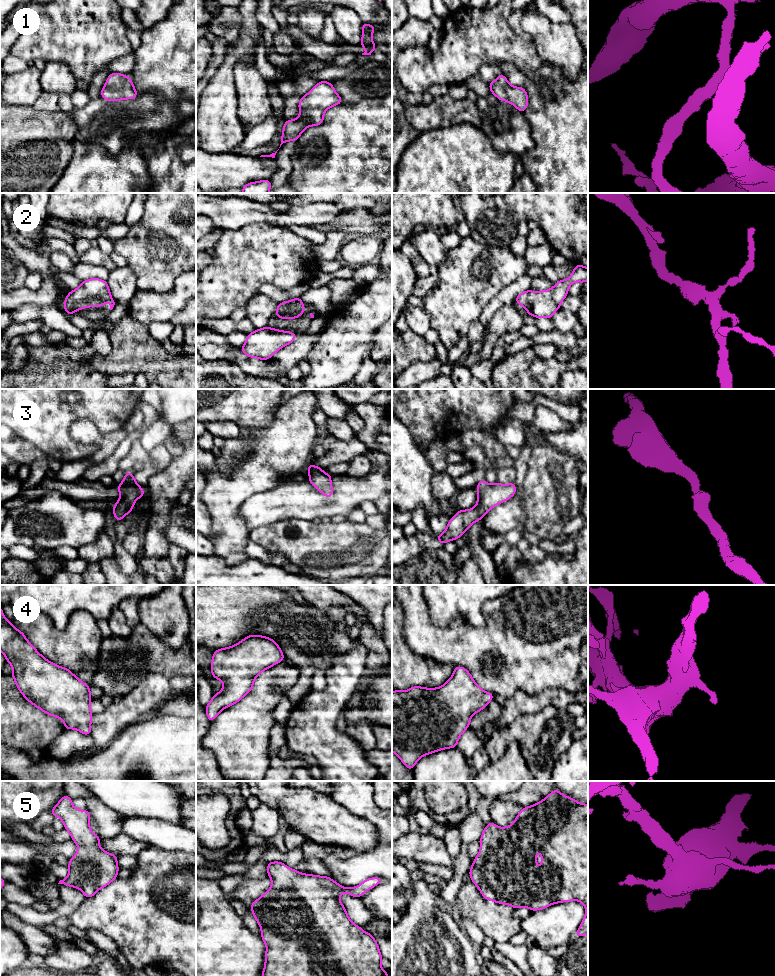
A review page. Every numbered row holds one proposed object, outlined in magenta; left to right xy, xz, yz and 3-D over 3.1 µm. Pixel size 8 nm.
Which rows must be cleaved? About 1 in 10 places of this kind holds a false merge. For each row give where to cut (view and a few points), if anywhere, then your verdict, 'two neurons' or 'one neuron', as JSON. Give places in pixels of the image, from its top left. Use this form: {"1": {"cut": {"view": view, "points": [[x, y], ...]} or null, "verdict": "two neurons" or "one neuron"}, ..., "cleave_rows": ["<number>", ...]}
{"1": {"cut": null, "verdict": "one neuron"}, "2": {"cut": null, "verdict": "one neuron"}, "3": {"cut": null, "verdict": "one neuron"}, "4": {"cut": null, "verdict": "one neuron"}, "5": {"cut": null, "verdict": "one neuron"}, "cleave_rows": []}

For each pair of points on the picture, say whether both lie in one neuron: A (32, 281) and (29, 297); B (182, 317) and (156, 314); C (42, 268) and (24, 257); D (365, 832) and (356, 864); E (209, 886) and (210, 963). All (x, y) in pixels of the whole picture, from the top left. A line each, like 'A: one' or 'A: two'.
A: two
B: two
C: one
D: two
E: one

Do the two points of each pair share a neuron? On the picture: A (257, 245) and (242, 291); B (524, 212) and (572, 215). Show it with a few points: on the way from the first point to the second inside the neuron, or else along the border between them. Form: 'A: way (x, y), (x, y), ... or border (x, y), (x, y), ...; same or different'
A: way (250, 256), (242, 264), (242, 280); same
B: way (536, 212), (560, 212); same

